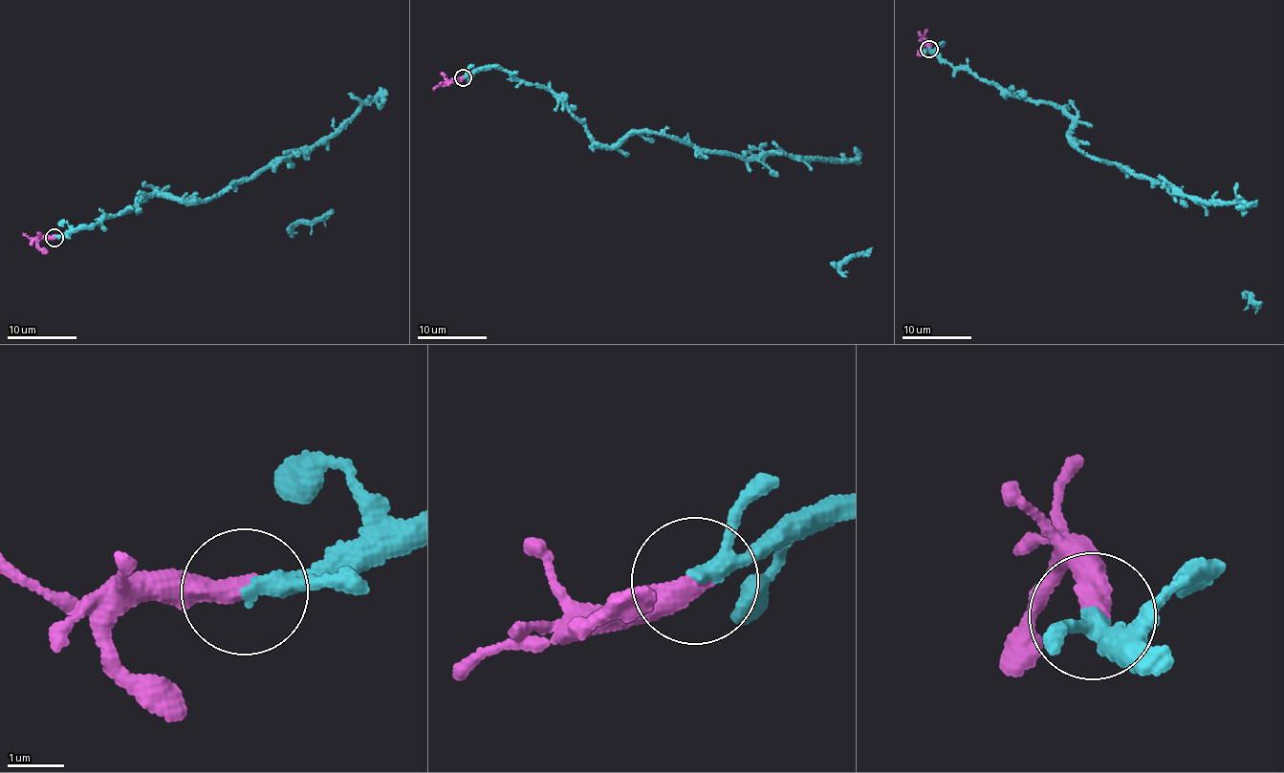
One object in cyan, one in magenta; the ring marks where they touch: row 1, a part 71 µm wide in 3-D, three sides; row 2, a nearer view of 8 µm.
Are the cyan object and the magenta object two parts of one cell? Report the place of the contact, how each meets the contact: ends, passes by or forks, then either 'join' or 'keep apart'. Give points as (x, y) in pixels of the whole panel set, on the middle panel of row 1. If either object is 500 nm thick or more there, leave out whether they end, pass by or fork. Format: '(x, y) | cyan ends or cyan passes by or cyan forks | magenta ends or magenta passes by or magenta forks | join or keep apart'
(463, 77) | cyan passes by | magenta ends | join

